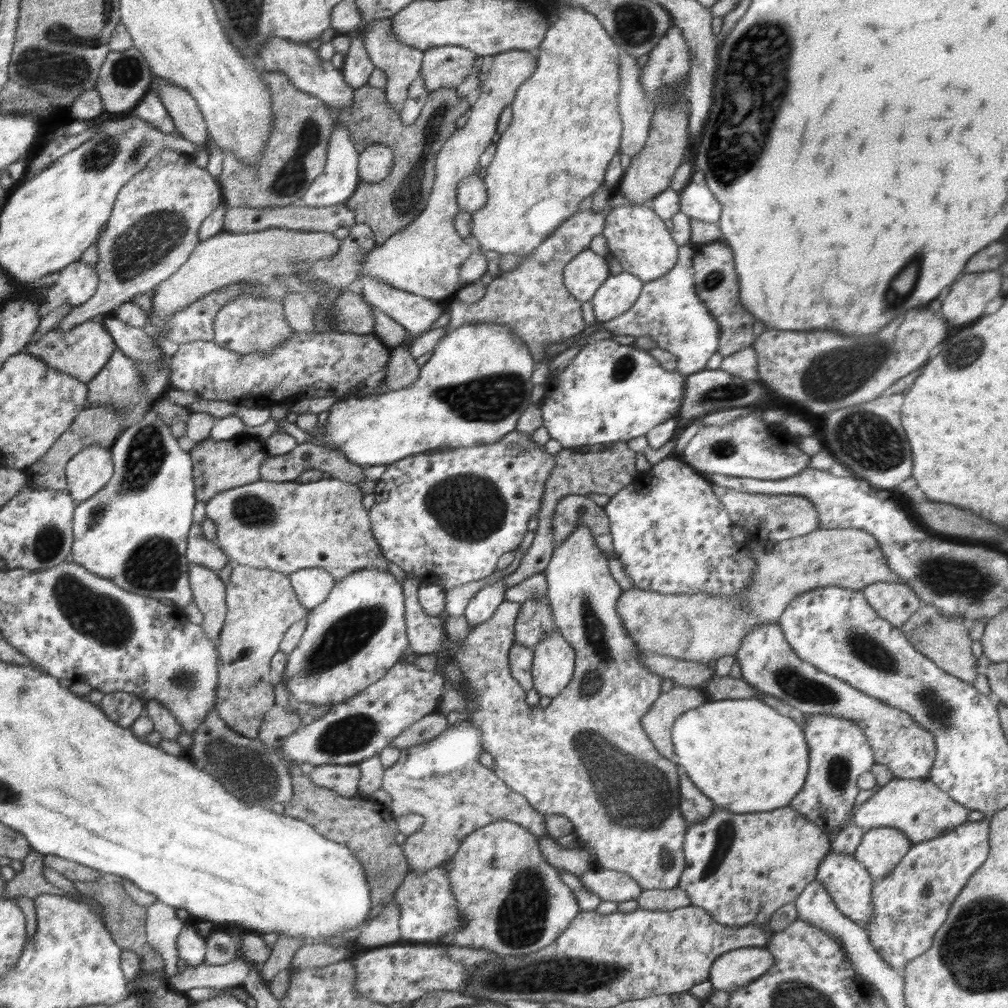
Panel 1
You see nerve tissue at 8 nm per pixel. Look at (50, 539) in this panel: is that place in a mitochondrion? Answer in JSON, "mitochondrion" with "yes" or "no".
{"mitochondrion":"yes"}

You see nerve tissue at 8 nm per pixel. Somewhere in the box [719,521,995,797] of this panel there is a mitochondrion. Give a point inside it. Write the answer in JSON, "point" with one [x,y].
{"point":[861,645]}

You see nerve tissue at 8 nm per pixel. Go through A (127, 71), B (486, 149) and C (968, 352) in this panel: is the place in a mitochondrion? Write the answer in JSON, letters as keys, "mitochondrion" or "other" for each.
{"A":"mitochondrion","B":"other","C":"mitochondrion"}

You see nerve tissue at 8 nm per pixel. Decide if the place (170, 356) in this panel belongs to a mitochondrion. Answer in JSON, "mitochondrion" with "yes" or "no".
{"mitochondrion":"no"}

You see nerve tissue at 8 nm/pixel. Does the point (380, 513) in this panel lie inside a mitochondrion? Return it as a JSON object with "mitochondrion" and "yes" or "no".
{"mitochondrion":"no"}

